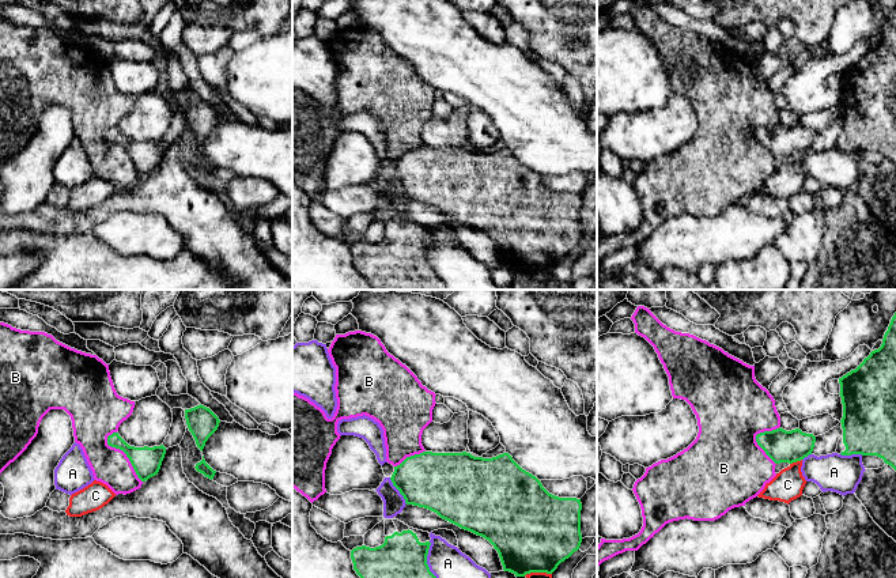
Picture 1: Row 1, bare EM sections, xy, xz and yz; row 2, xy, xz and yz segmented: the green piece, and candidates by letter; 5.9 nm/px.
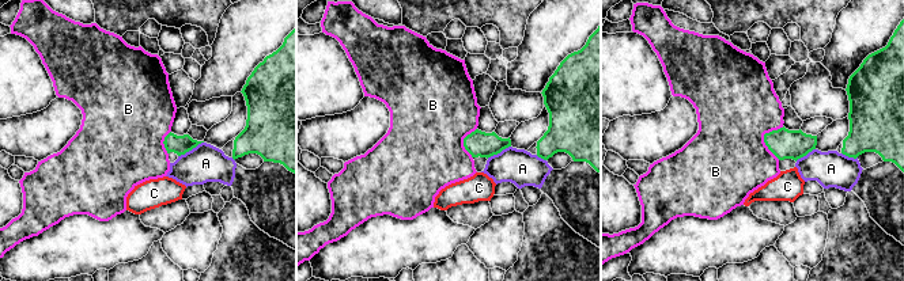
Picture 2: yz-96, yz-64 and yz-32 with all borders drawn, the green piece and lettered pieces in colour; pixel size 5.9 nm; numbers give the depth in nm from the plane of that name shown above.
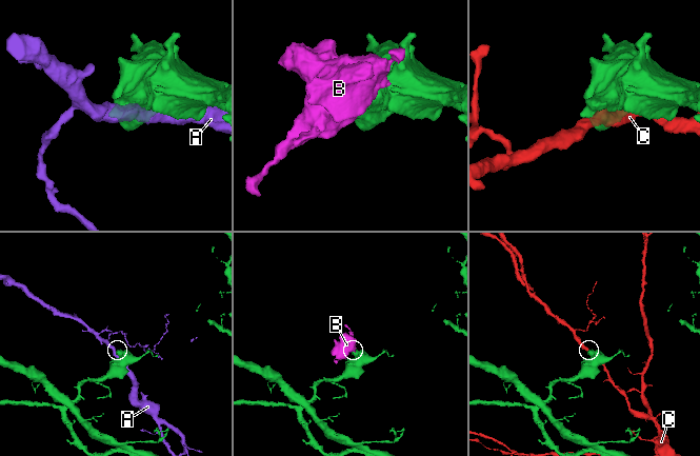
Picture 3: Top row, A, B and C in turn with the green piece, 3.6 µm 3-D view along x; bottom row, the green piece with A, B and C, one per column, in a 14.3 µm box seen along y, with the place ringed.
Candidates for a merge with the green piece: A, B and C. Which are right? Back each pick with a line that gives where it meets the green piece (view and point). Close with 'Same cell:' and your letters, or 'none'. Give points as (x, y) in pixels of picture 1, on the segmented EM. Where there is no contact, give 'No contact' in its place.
B: Touches green at xy (124, 452)
Same cell: B

